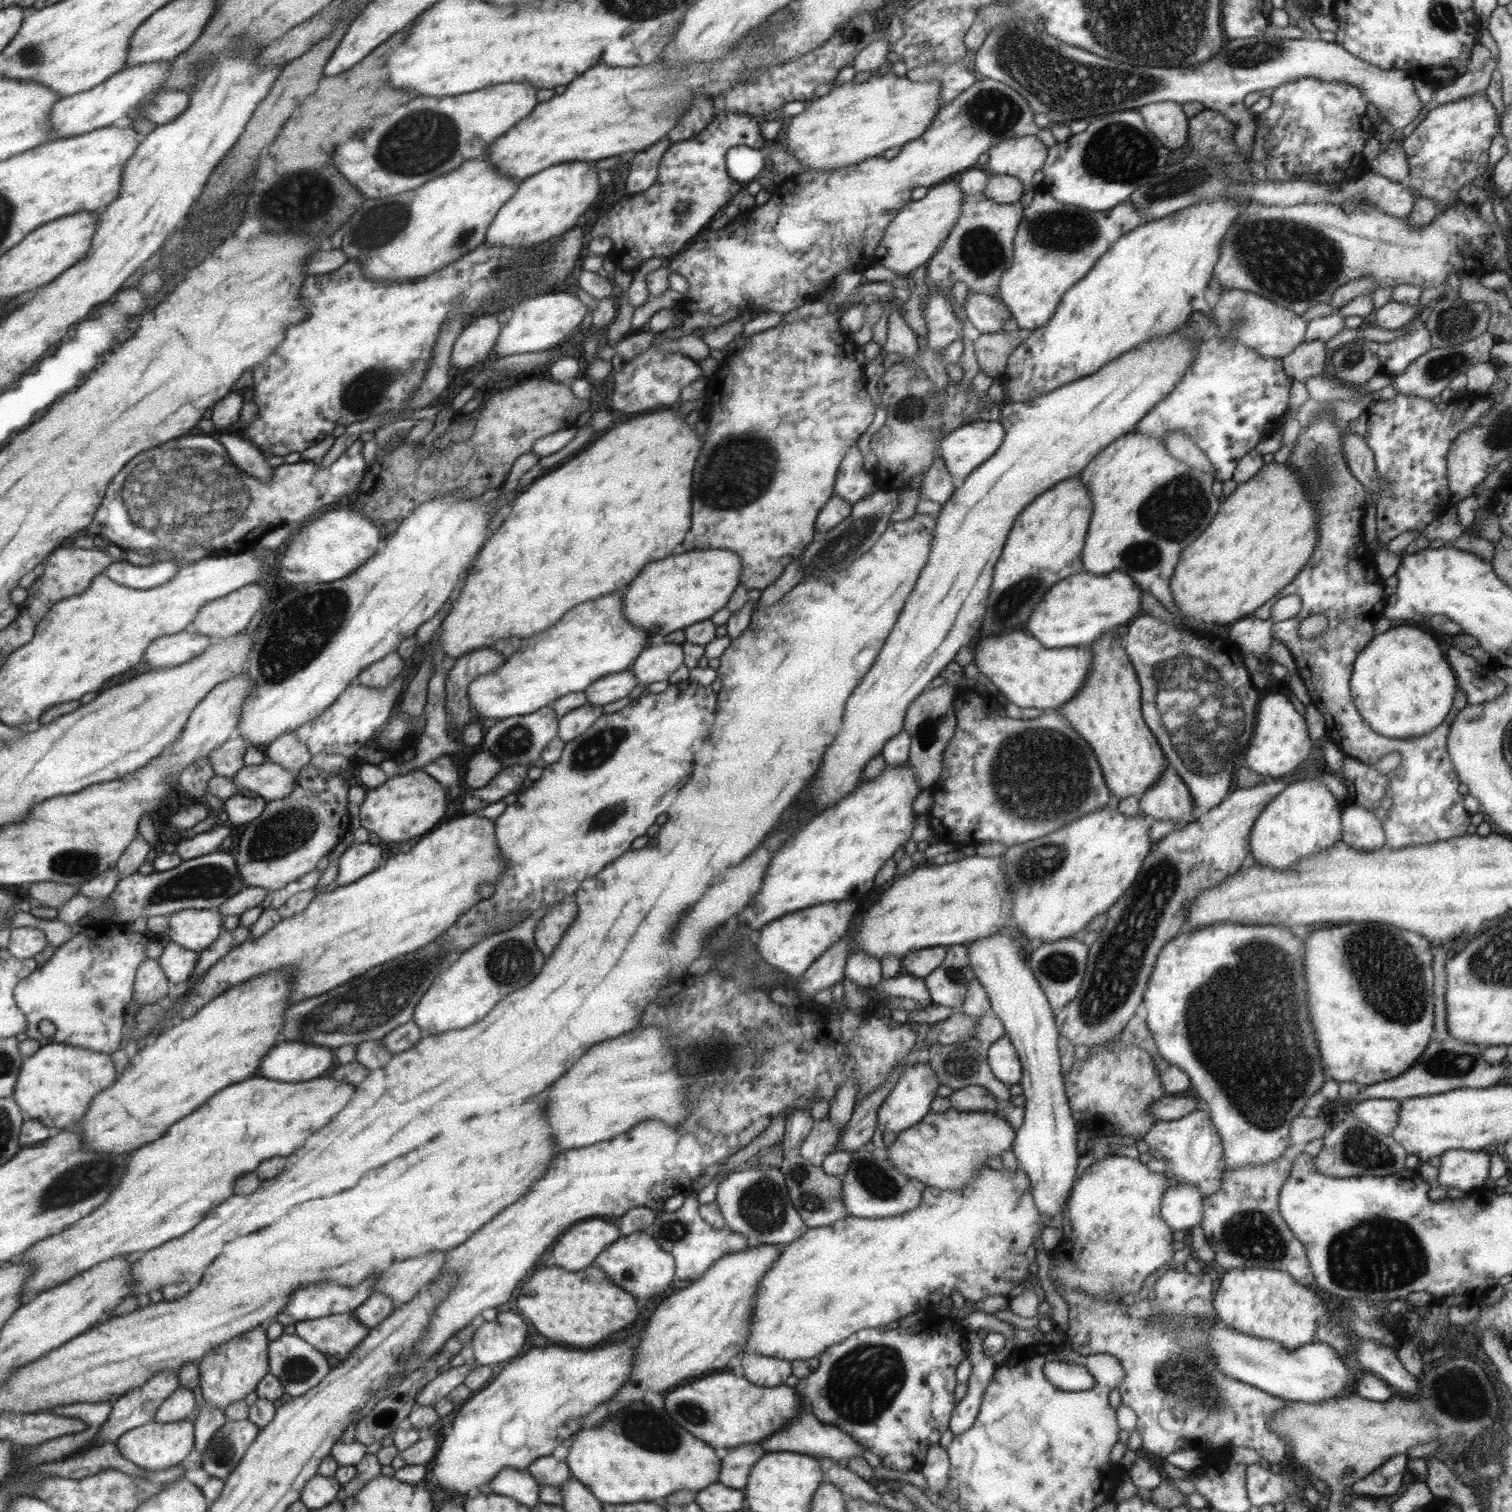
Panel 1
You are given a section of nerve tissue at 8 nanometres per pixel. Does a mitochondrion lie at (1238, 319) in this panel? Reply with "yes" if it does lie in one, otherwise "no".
yes

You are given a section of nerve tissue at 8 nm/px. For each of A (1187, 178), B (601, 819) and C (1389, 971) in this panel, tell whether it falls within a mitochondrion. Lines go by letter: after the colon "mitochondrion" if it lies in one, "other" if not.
A: mitochondrion
B: mitochondrion
C: mitochondrion

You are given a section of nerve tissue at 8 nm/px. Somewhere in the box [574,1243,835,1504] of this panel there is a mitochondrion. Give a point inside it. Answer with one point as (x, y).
(645, 1427)

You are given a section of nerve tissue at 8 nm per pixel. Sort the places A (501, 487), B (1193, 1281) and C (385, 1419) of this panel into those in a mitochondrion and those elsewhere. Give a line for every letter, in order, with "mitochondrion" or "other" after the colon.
A: other
B: other
C: other

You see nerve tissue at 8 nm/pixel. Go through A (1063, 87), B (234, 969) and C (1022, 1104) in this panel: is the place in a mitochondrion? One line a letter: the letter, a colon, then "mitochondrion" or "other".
A: mitochondrion
B: other
C: other

